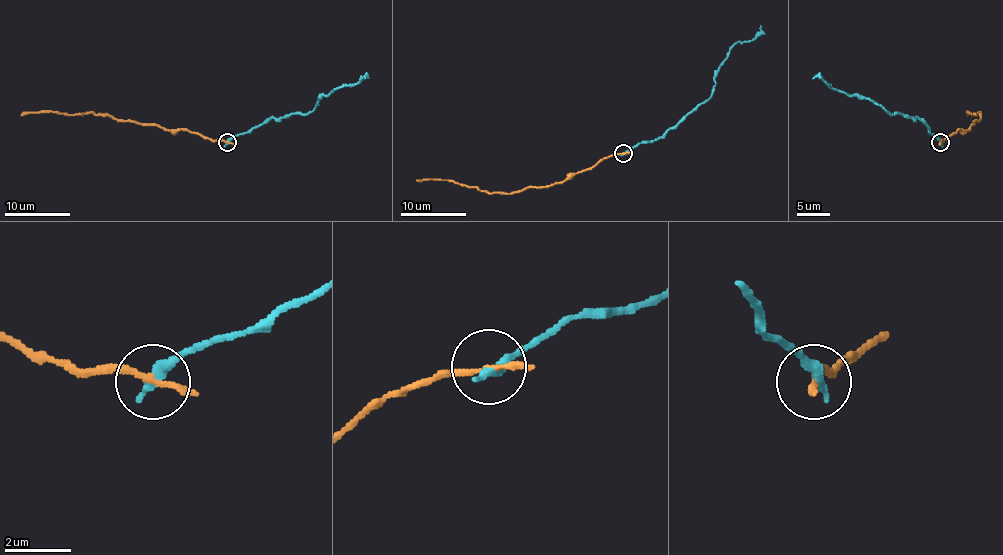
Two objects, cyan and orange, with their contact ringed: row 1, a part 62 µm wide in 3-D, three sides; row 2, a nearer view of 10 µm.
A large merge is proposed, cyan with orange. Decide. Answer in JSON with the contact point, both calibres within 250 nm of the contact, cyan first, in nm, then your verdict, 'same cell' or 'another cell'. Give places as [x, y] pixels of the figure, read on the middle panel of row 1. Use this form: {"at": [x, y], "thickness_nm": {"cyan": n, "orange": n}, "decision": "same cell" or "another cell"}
{"at": [623, 153], "thickness_nm": {"cyan": 400, "orange": 160}, "decision": "another cell"}

